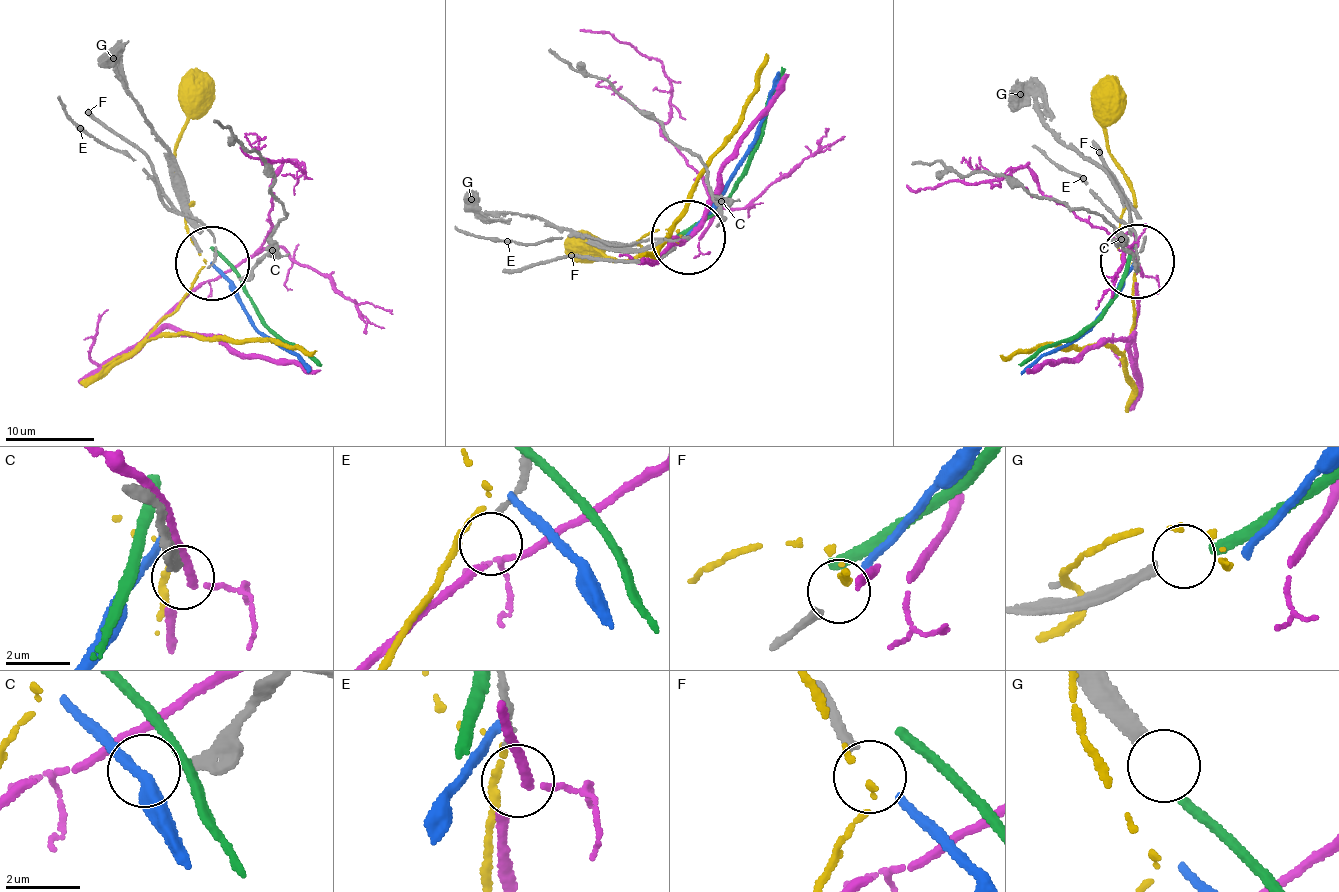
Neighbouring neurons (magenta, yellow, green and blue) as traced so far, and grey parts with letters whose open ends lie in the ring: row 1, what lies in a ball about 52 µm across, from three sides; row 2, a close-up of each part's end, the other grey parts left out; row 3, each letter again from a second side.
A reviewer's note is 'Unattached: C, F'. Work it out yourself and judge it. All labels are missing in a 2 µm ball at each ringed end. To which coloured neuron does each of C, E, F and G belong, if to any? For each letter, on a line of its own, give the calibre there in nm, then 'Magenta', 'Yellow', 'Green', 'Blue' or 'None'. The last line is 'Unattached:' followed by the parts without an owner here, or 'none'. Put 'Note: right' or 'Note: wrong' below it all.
C: Thickness 240 nm. None
E: Thickness 130 nm. Magenta
F: Thickness 280 nm. Blue
G: Thickness 320 nm. None
Unattached: C, G
Note: wrong

